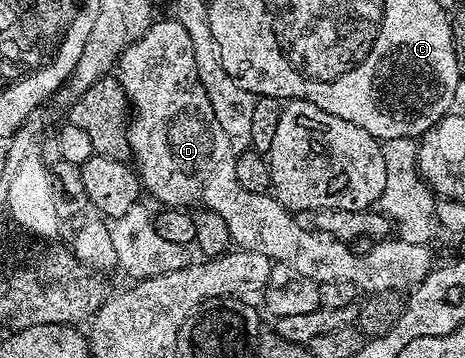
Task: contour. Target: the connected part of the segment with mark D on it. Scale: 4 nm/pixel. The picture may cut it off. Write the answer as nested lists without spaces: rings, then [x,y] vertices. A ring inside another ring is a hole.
[[[168,16],[165,22],[153,21],[148,31],[126,48],[118,63],[118,77],[132,113],[128,124],[130,158],[141,187],[147,193],[149,190],[161,202],[161,207],[212,210],[226,220],[226,228],[230,228],[230,236],[239,249],[258,252],[272,259],[273,263],[285,262],[315,282],[349,282],[368,294],[387,290],[411,291],[434,268],[431,249],[427,245],[406,243],[397,236],[377,241],[366,256],[354,256],[348,243],[338,241],[331,234],[317,234],[315,230],[300,228],[293,215],[271,193],[259,194],[242,188],[235,172],[237,151],[232,149],[226,132],[222,132],[222,124],[218,124],[210,96],[206,96],[206,88],[198,76],[190,32],[186,32],[175,17]]]

